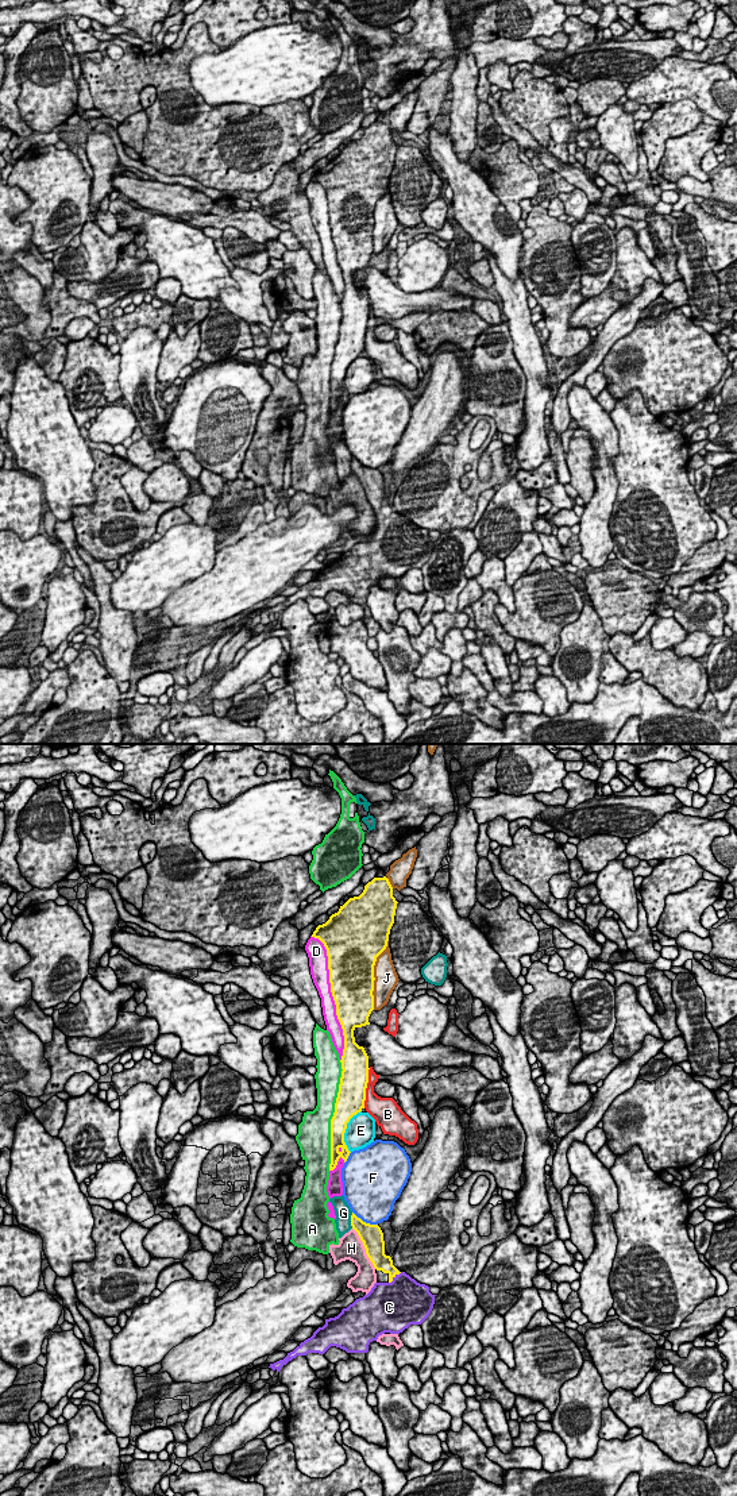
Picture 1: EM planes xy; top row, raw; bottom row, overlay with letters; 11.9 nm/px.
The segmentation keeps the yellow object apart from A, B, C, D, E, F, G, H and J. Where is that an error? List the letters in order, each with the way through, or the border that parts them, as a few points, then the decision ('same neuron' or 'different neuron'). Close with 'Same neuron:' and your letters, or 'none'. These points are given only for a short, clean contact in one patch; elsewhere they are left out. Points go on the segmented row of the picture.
A: different neuron
B: different neuron
C: same neuron
D: different neuron
E: different neuron
F: different neuron
G: different neuron
H: different neuron
J: different neuron
Same neuron: C

